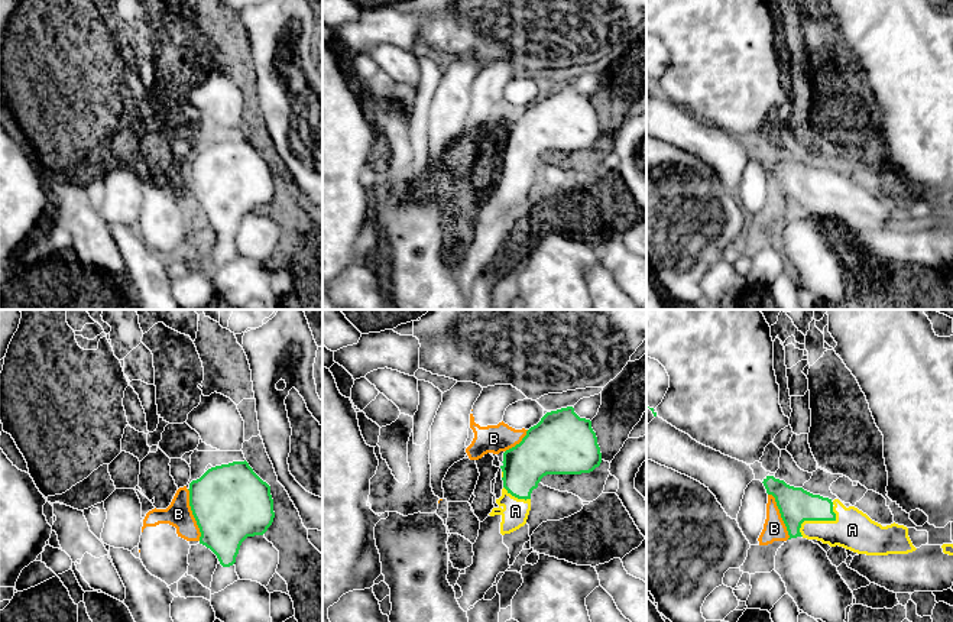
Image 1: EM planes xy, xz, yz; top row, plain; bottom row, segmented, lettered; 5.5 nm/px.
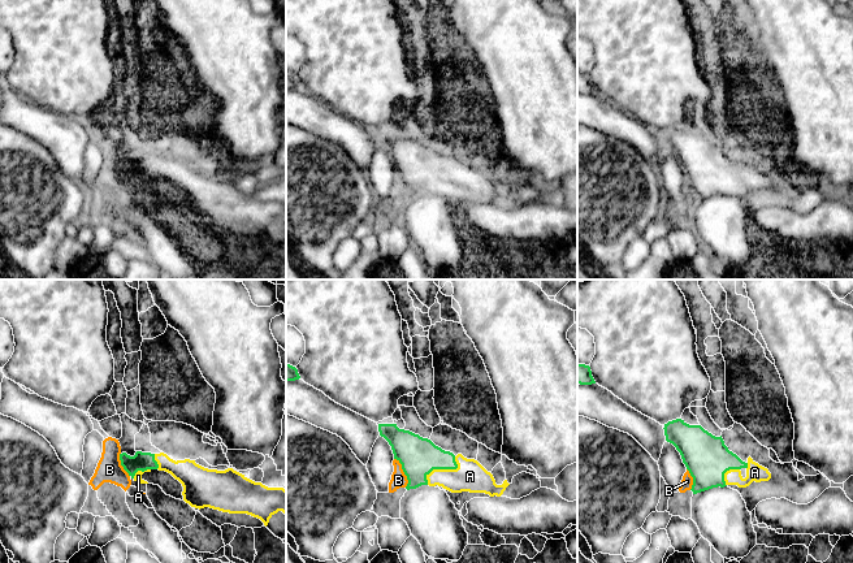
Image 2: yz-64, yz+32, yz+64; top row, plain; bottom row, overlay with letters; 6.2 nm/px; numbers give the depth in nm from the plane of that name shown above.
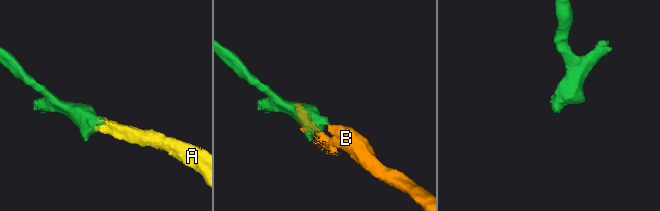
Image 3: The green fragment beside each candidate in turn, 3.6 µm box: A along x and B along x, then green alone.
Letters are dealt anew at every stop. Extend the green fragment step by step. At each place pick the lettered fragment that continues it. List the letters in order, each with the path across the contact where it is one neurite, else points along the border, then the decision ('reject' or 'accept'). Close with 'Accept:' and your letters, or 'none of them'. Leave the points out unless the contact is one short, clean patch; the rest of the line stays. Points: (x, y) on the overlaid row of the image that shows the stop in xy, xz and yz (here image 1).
A: runs through yz (796, 505), (806, 515), (819, 520), (852, 530); accept
B: border along xy (187, 489), (190, 509), (198, 528), (200, 540); reject
Accept: A

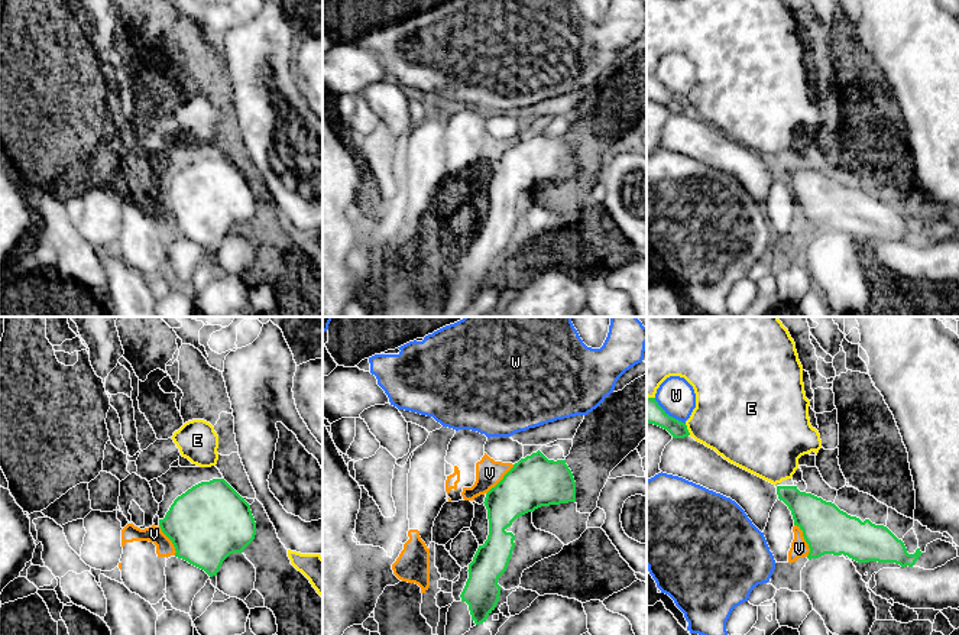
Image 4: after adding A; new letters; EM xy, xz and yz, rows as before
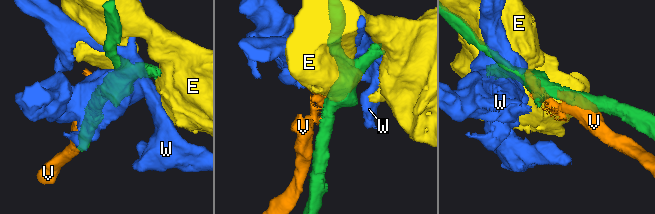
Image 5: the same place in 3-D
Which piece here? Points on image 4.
E: reject
V: border along yz (794, 524), (802, 531), (807, 544), (807, 556); reject
W: reject
Accept: none of them

